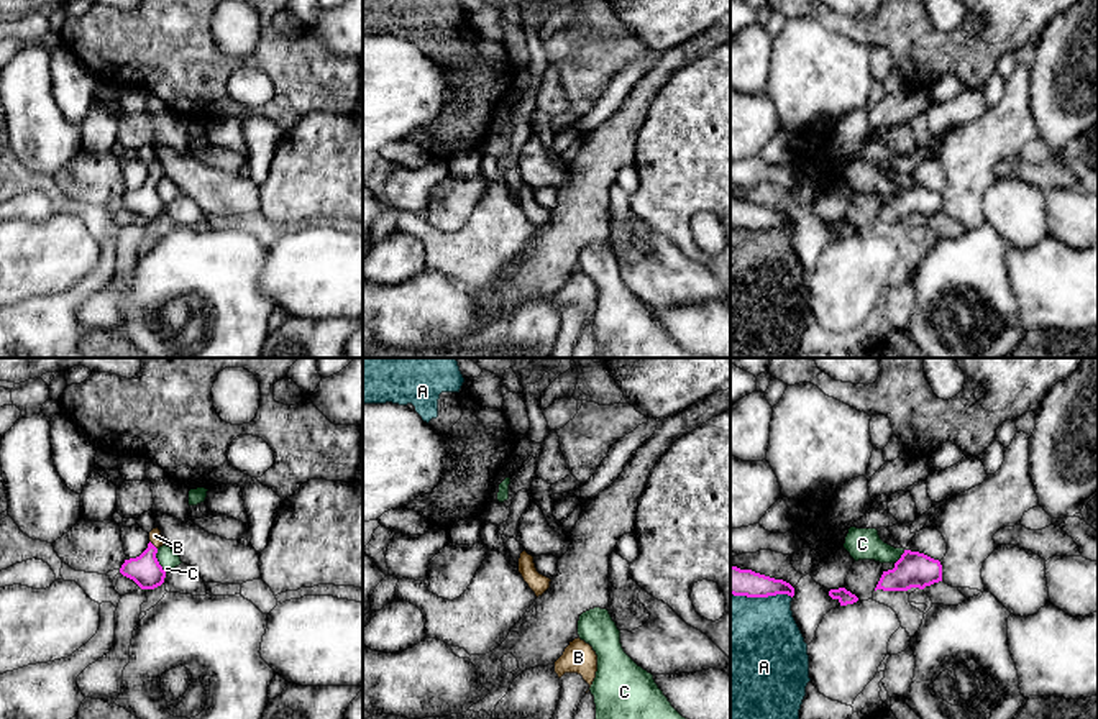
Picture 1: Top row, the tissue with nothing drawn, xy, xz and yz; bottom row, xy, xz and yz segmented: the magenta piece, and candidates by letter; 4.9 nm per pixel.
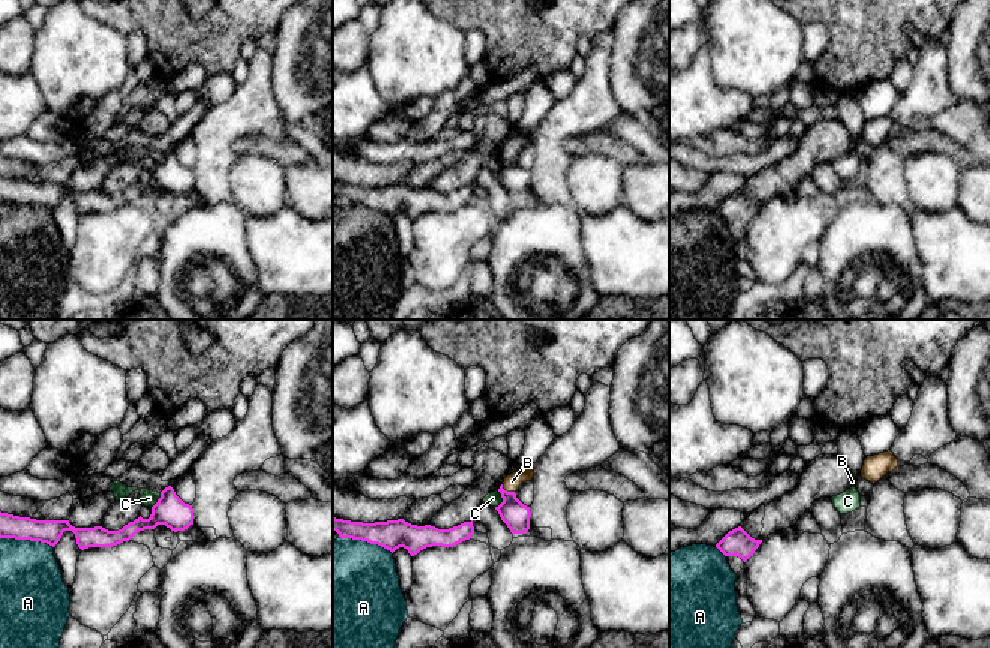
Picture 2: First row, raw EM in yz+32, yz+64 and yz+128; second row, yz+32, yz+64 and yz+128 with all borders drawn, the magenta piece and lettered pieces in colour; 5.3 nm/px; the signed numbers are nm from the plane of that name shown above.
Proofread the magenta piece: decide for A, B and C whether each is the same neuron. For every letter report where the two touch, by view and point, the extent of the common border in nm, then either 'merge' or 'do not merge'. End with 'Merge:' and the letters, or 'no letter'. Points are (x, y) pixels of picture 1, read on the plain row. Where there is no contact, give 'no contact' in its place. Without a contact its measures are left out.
A: yz (762, 228) | 300 nm | do not merge
B: xy (153, 178) | 60 nm | merge
C: xy (156, 192) | 120 nm | do not merge
Merge: B

